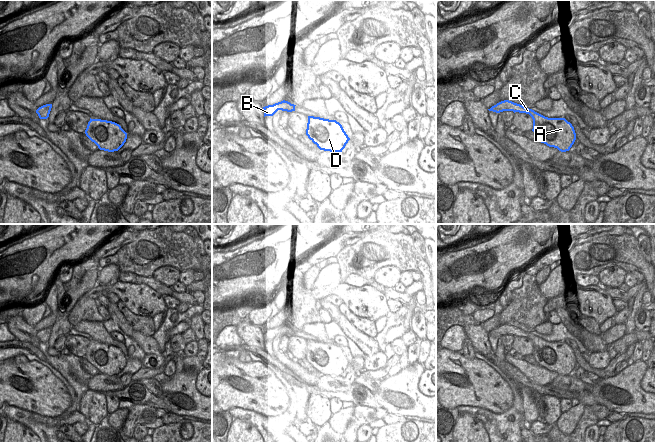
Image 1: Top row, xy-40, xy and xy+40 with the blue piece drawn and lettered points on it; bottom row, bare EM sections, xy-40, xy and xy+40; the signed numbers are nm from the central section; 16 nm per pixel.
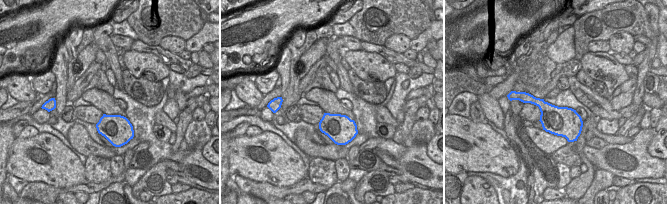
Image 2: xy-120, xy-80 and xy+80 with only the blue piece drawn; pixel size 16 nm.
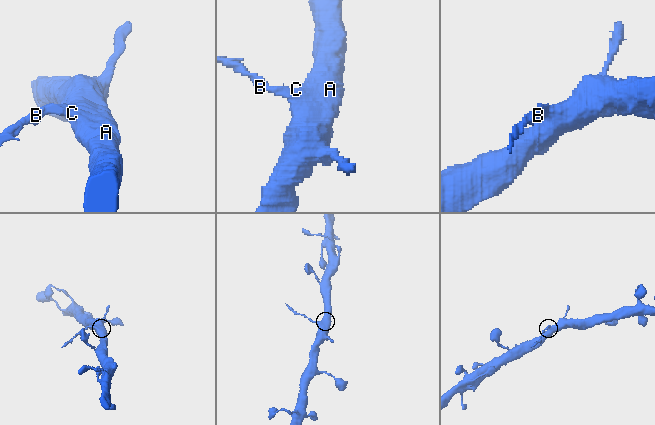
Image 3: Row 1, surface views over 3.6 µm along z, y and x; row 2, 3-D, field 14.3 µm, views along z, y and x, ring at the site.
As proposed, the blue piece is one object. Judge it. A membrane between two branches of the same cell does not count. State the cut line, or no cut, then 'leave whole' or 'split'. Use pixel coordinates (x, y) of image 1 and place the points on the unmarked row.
cut xy+40 (497, 327), (500, 329), (501, 335); split

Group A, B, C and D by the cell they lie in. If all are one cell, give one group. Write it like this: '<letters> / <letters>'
A C D / B

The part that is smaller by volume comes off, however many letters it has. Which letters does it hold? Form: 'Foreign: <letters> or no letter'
Foreign: B

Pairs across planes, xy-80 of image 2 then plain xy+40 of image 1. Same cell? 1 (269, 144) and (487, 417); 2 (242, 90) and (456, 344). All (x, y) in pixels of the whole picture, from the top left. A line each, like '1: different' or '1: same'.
1: different
2: different

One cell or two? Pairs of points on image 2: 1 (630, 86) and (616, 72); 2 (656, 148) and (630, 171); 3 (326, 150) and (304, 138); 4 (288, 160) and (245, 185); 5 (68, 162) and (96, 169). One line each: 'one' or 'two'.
1: two
2: two
3: one
4: two
5: two

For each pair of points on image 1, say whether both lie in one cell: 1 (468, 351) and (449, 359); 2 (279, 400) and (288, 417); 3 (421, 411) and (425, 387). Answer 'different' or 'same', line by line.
1: different
2: different
3: different

